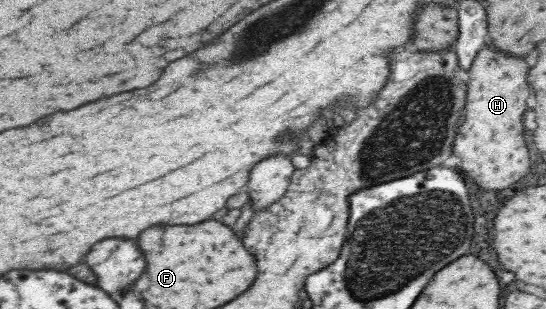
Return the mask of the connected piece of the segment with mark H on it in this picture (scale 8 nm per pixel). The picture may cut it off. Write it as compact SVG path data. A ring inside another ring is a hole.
M484 47L476 53L472 65L465 71L467 80L464 121L456 137L454 155L462 159L462 171L484 189L506 189L530 173L530 153L524 141L522 117L526 113L526 83L530 63L526 57Z

